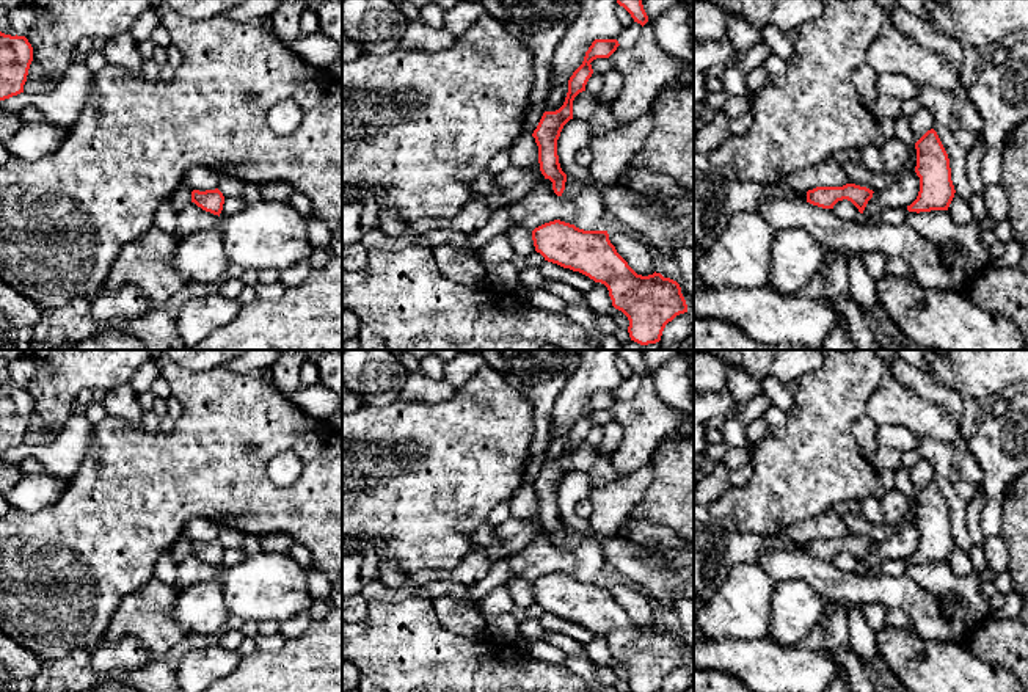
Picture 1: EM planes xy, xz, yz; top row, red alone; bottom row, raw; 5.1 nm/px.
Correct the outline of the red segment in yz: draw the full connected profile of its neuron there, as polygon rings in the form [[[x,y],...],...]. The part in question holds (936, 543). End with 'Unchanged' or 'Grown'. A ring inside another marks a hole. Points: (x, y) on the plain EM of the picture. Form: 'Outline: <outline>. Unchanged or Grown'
Outline: [[[934,480],[928,482],[917,494],[915,524],[920,529],[917,551],[907,557],[909,563],[948,562],[954,549],[948,505]]]. Unchanged

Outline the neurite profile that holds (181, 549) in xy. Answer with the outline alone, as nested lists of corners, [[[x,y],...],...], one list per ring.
[[[180,535],[171,546],[170,554],[177,563],[184,562],[191,555],[191,541],[185,535]]]

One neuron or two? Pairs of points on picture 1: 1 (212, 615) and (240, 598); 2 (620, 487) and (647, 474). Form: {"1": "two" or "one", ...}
{"1": "two", "2": "one"}

